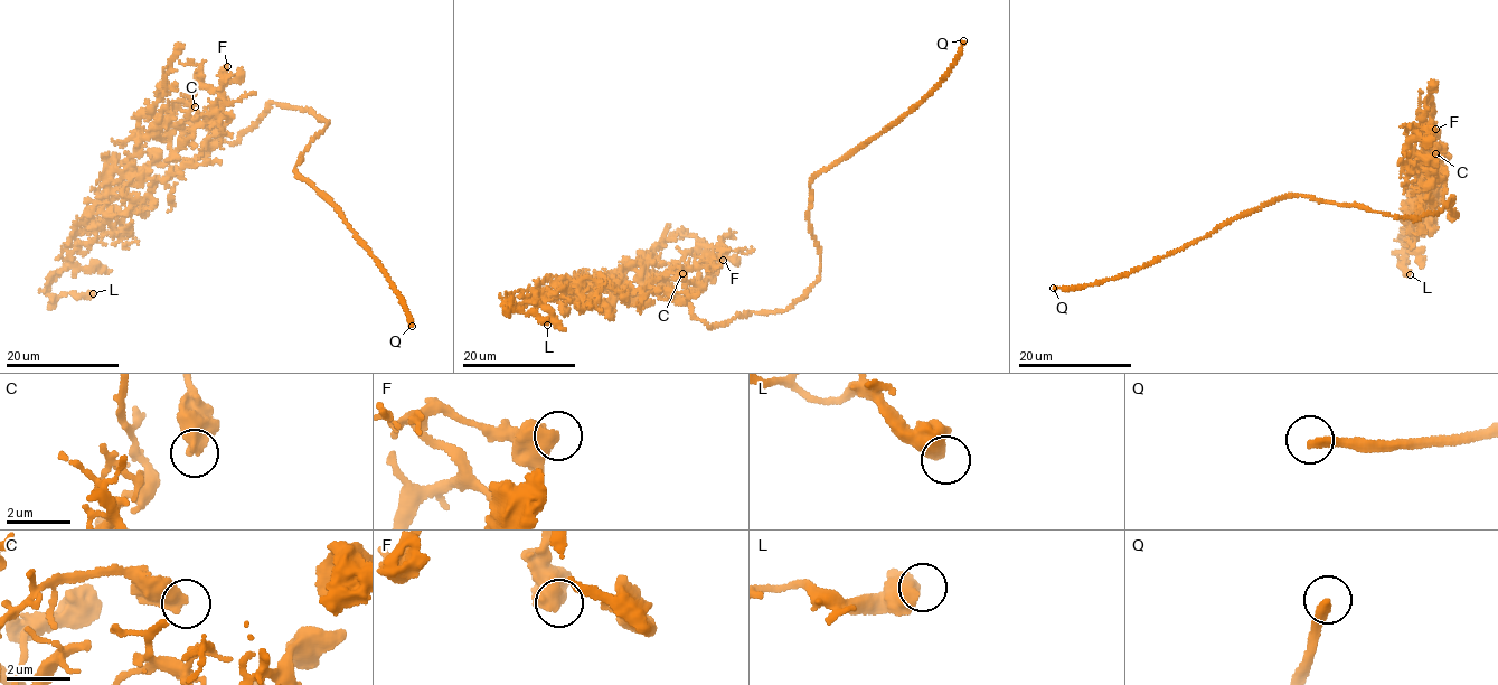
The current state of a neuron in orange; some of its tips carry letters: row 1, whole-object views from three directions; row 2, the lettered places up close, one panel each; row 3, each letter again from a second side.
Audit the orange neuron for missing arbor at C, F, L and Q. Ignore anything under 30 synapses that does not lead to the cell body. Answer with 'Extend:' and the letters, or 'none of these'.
Extend: Q

